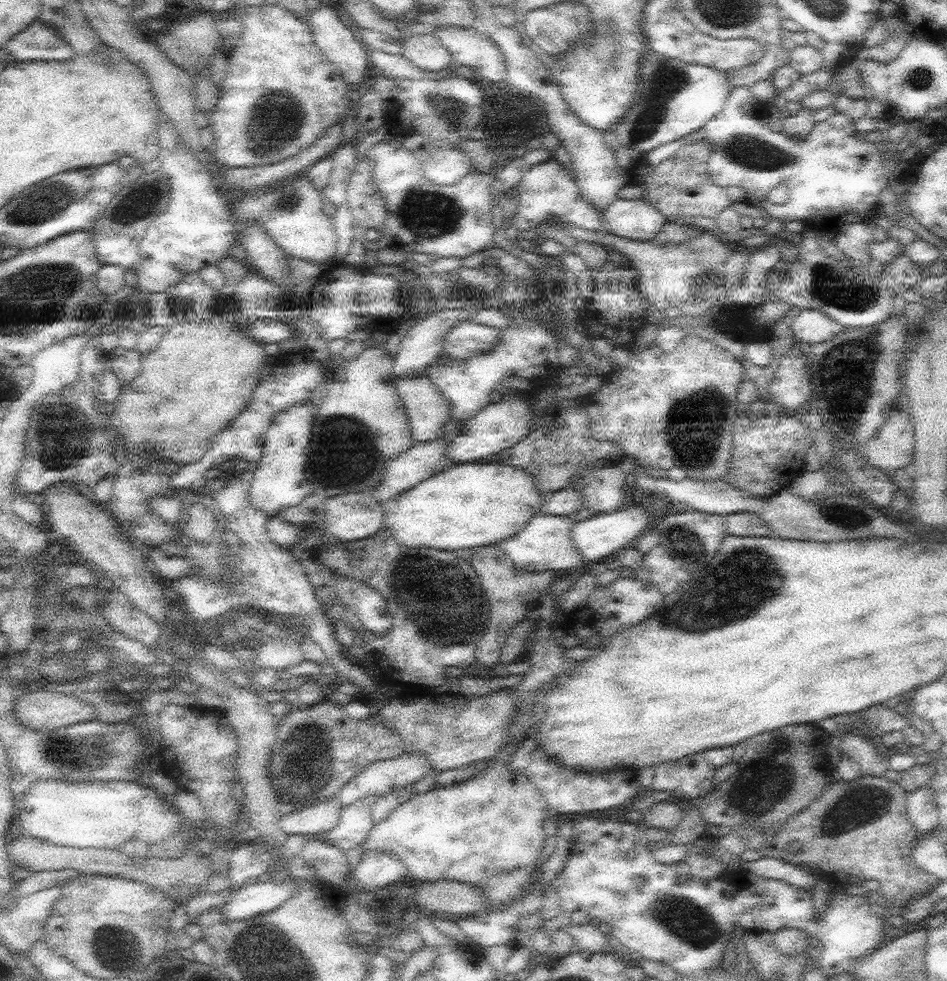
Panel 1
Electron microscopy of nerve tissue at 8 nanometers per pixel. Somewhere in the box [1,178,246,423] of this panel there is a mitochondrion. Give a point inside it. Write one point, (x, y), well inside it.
(46, 202)

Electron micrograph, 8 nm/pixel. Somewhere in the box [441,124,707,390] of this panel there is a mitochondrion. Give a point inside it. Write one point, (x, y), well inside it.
(673, 188)

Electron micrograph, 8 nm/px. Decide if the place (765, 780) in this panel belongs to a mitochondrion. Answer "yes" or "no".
yes

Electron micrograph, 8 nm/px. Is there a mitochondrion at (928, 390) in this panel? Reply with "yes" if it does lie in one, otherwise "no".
no

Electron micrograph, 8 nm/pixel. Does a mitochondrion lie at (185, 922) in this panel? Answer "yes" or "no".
no

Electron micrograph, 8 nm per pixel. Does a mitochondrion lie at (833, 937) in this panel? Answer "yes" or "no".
no

